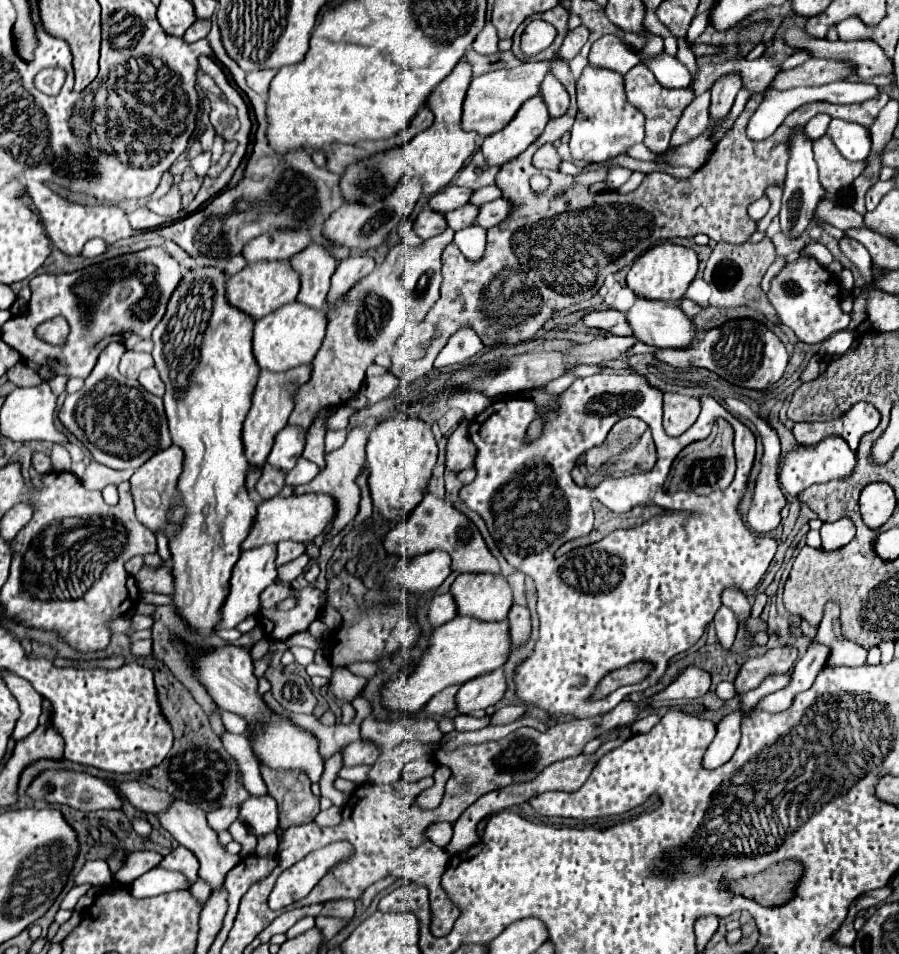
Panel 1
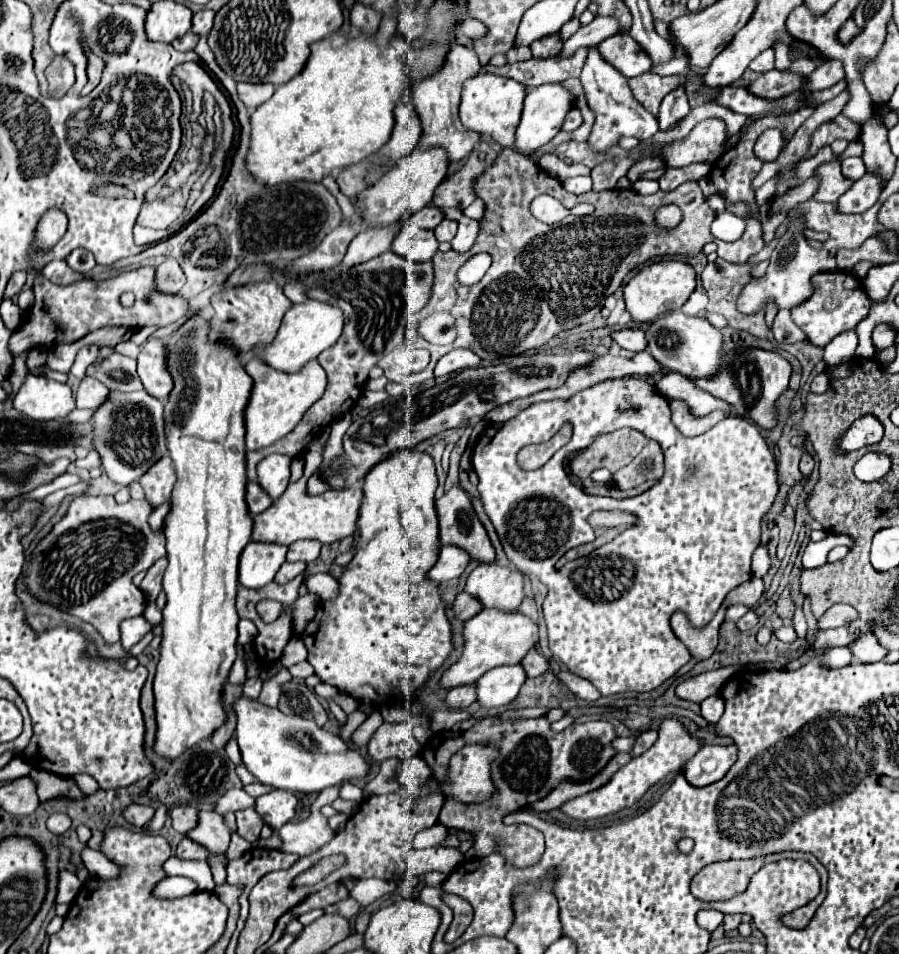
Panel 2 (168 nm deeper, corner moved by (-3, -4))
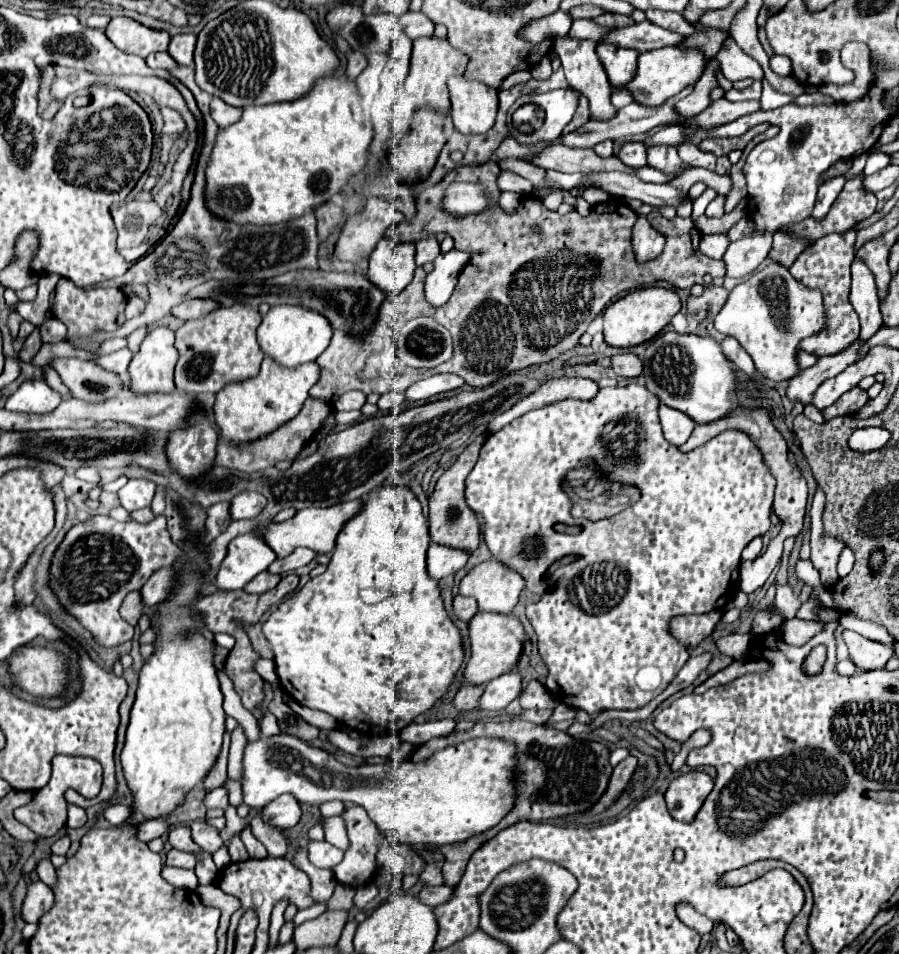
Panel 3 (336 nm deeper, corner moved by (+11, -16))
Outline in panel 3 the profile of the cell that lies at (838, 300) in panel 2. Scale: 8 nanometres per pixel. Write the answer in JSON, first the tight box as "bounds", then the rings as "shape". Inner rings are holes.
{"bounds":[790,232,860,356],"shape":[[[848,232],[844,236],[840,234],[828,234],[820,240],[816,240],[814,244],[810,244],[795,260],[794,264],[790,266],[790,273],[808,288],[818,288],[824,296],[824,314],[828,314],[826,318],[826,326],[814,334],[814,336],[808,336],[800,342],[800,348],[804,352],[810,352],[814,356],[826,356],[826,354],[836,354],[840,350],[844,350],[854,338],[858,338],[860,334],[860,322],[858,322],[858,316],[848,300],[848,294],[850,294],[850,264],[854,260],[854,240],[856,240],[856,232]]]}

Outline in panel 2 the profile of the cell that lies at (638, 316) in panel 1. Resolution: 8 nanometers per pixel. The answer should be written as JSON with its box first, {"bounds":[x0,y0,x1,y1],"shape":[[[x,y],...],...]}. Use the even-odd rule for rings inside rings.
{"bounds":[646,312,724,380],"shape":[[[666,312],[656,322],[652,322],[646,330],[648,338],[648,352],[654,356],[654,360],[664,368],[678,372],[686,376],[688,380],[700,380],[700,378],[712,378],[718,374],[718,368],[722,366],[722,344],[724,336],[718,328],[714,328],[706,318],[700,316],[684,316],[682,312]]]}

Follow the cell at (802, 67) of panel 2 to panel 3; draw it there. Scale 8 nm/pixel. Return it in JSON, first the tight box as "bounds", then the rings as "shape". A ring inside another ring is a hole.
{"bounds":[718,38,764,82],"shape":[[[732,38],[724,40],[724,44],[718,52],[718,60],[722,66],[722,74],[731,82],[744,78],[761,81],[764,76],[758,62],[740,50]]]}

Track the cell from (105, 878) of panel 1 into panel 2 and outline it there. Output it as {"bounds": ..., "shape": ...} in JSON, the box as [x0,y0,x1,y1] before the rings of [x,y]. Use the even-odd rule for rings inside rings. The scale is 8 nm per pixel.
{"bounds":[56,870,80,904],"shape":[[[60,870],[58,876],[58,892],[56,892],[56,904],[70,904],[76,894],[80,892],[80,880],[68,872],[68,870]]]}

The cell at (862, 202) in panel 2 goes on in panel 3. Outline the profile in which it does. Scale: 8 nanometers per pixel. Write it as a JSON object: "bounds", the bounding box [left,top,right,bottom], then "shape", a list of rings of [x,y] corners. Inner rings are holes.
{"bounds":[770,234,810,266],"shape":[[[776,234],[774,236],[774,246],[770,252],[772,260],[778,260],[780,264],[788,266],[798,258],[798,254],[810,244],[810,240],[806,236],[796,236],[796,234]]]}

